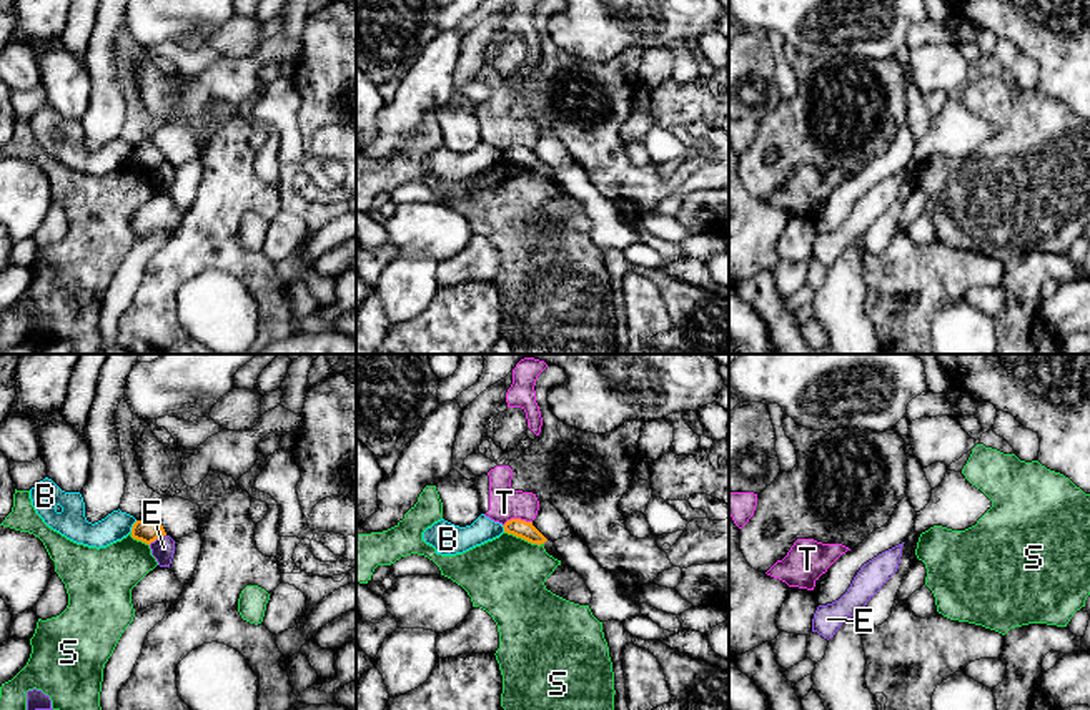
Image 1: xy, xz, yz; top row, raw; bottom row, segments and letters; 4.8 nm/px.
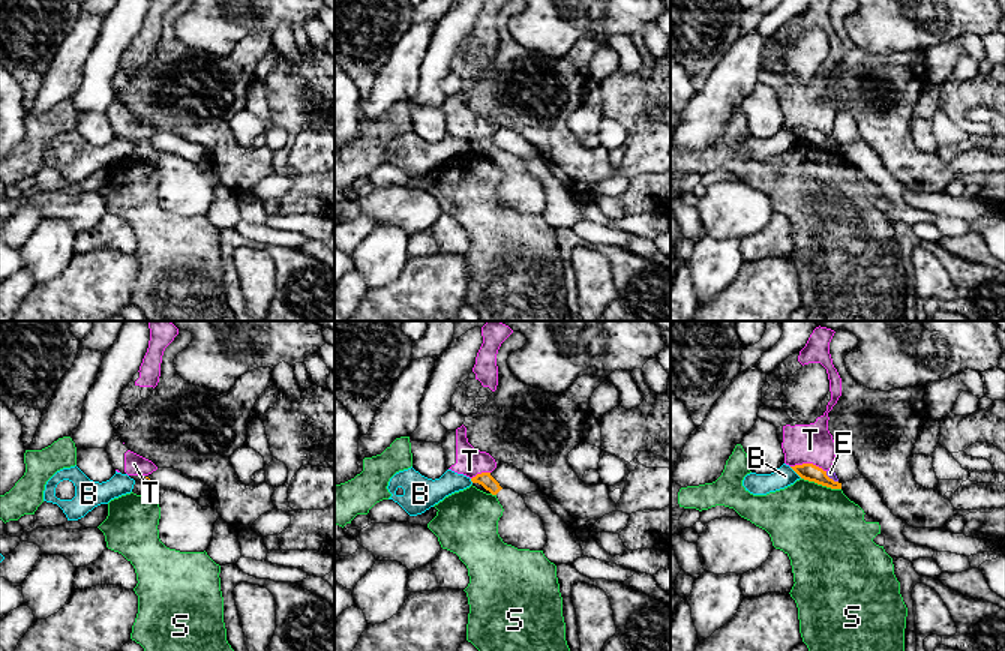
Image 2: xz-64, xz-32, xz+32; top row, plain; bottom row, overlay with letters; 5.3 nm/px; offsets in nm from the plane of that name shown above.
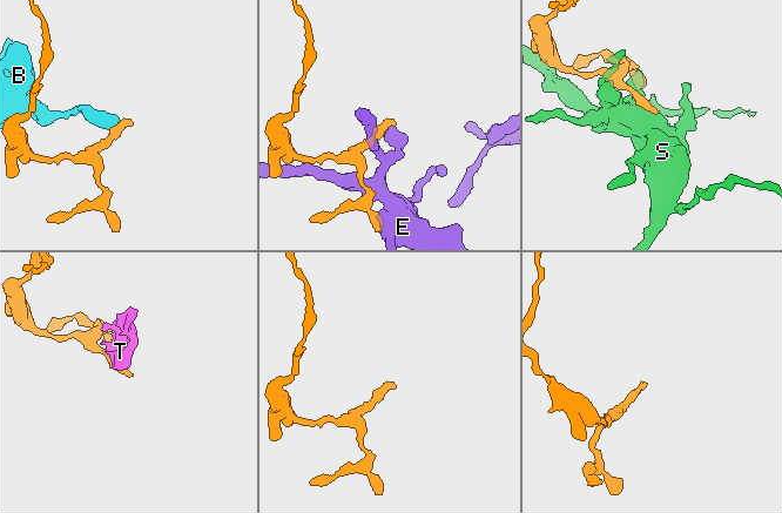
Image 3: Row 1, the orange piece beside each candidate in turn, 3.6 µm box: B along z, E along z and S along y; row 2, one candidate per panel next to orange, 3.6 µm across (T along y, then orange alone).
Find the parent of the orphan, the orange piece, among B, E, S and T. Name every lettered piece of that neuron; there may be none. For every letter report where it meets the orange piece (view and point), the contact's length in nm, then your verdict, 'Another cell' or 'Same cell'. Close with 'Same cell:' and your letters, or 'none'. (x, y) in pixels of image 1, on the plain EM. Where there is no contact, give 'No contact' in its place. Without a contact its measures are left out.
B: Touches orange at xy (133, 153). Shared border 70 nm. Another cell
E: Touches orange at xy (157, 165). Shared border 100 nm. Another cell
S: Touches orange at xz (525, 167). Shared border 200 nm. Another cell
T: Touches orange at xz (516, 147). Shared border 150 nm. Another cell
Same cell: none

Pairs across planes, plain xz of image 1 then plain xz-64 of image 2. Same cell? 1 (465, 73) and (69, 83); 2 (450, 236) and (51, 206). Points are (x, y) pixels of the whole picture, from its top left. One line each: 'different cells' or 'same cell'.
1: different cells
2: same cell

